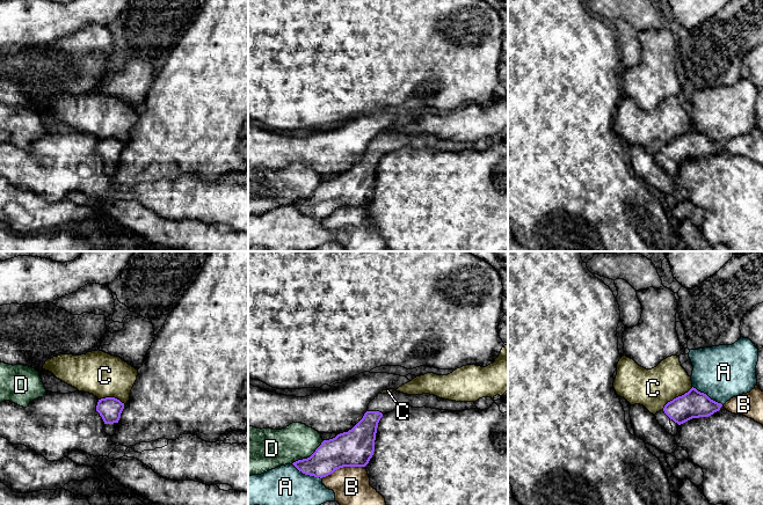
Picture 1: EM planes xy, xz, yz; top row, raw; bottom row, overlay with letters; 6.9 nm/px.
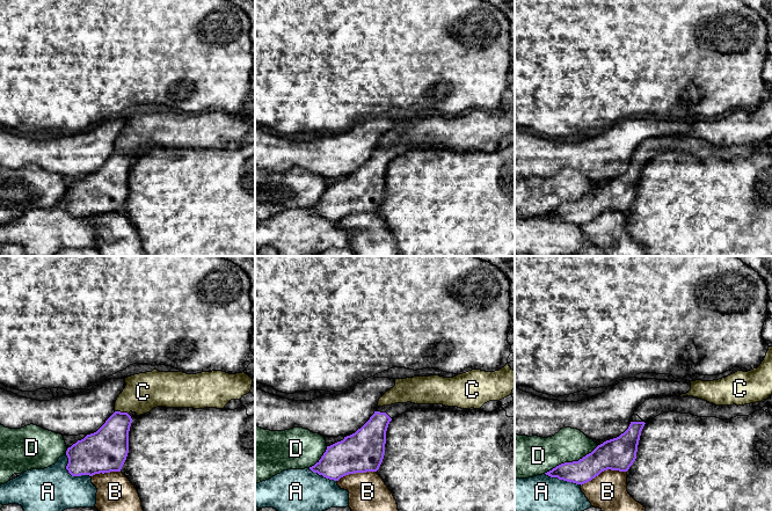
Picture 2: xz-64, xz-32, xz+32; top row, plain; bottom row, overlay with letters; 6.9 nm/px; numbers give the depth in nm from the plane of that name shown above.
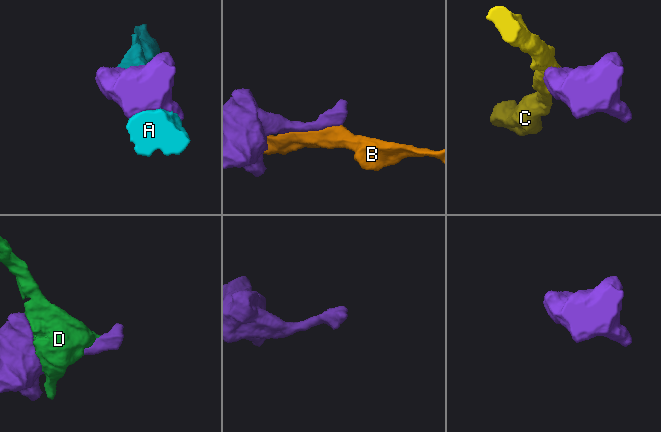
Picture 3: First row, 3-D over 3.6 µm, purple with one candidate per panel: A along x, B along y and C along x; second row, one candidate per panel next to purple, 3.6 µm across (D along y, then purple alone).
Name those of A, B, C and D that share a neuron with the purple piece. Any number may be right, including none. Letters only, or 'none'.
none

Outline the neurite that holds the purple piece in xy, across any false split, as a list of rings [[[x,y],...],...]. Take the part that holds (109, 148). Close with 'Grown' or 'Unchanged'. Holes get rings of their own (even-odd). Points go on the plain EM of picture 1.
[[[115,138],[101,139],[97,142],[96,152],[102,158],[104,164],[118,163],[124,144]]]. Unchanged

